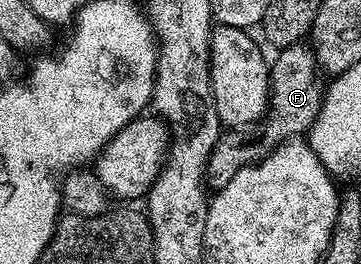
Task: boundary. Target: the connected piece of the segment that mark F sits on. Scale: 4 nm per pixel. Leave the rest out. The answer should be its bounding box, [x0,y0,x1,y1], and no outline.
[208,42,324,189]

